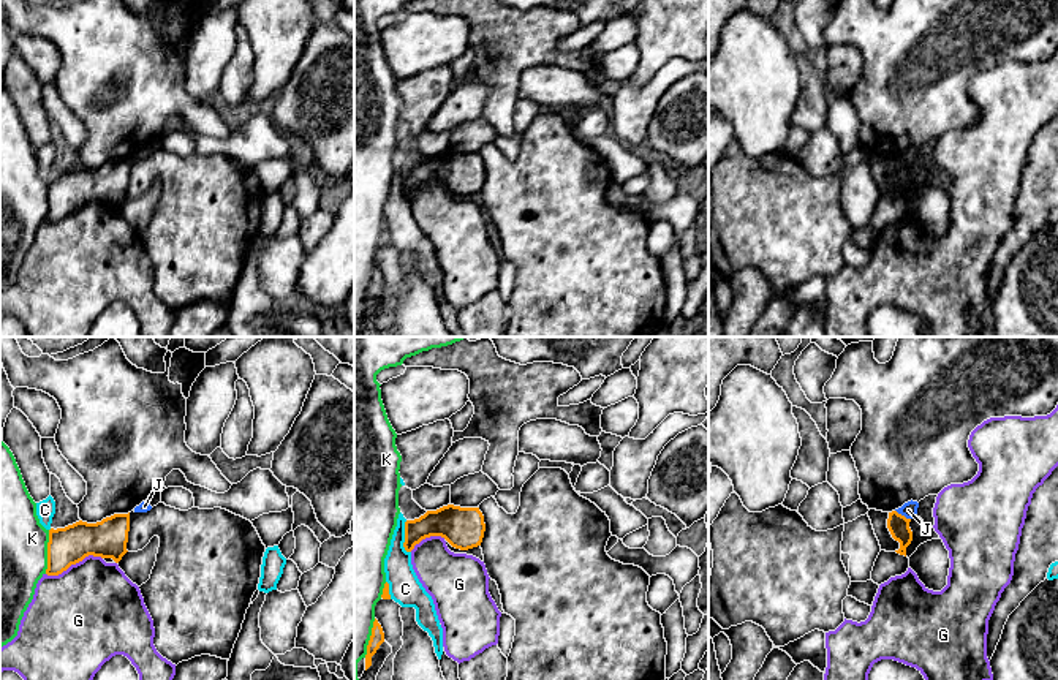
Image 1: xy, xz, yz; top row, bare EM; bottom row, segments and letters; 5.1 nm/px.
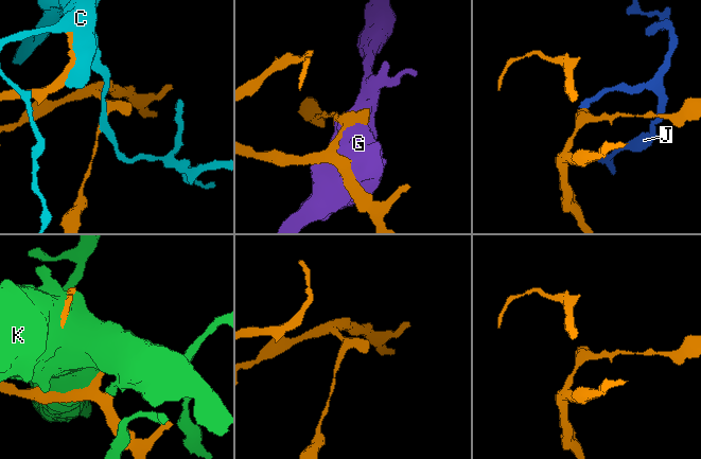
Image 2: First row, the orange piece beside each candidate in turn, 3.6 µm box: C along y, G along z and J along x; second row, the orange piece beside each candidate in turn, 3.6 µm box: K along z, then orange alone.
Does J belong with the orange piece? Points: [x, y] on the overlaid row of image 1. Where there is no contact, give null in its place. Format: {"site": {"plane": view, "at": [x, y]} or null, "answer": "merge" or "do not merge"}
{"site": {"plane": "yz", "at": [903, 516]}, "answer": "do not merge"}

